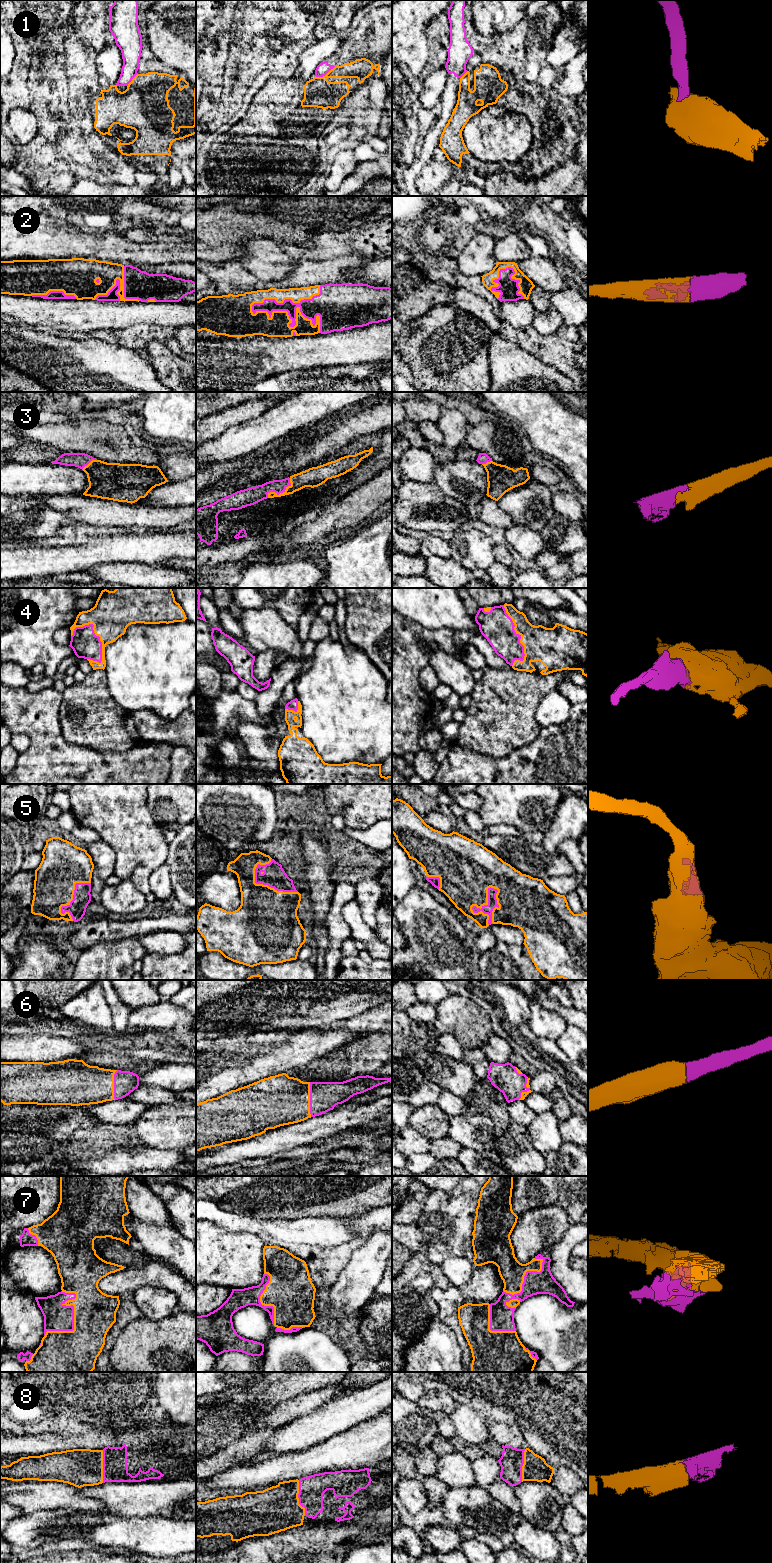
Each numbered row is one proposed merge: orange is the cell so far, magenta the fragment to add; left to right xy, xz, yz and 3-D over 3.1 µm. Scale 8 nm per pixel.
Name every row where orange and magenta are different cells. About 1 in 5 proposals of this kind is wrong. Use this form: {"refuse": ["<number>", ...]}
{"refuse": ["1"]}

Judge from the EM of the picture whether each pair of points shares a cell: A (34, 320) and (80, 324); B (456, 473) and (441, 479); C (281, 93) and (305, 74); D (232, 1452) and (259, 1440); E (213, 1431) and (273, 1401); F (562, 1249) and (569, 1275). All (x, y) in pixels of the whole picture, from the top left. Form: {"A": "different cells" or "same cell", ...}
{"A": "same cell", "B": "same cell", "C": "different cells", "D": "same cell", "E": "same cell", "F": "same cell"}

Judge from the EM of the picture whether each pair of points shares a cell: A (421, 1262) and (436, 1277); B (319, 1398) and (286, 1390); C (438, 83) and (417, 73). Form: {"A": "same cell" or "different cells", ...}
{"A": "same cell", "B": "different cells", "C": "different cells"}

